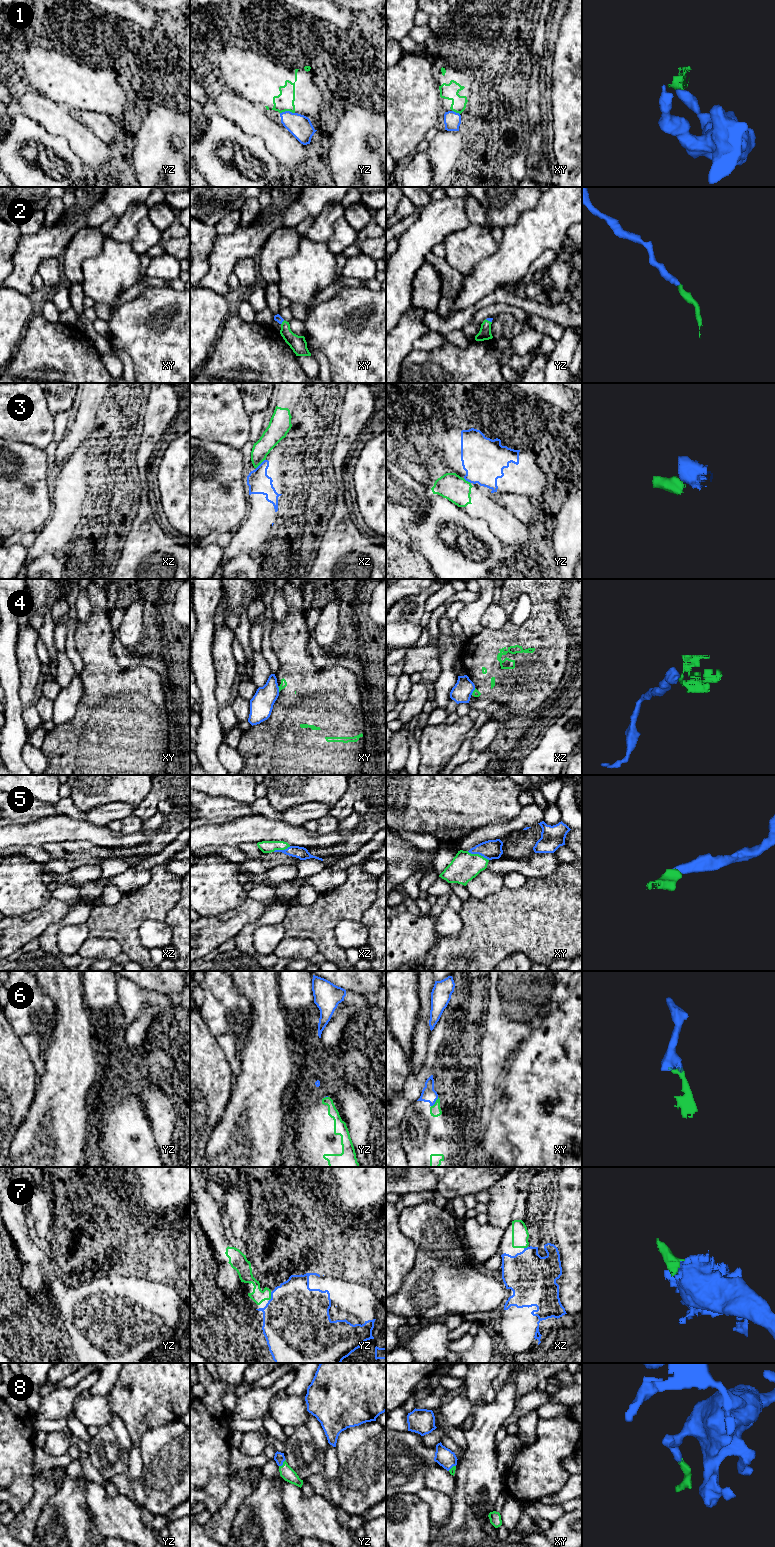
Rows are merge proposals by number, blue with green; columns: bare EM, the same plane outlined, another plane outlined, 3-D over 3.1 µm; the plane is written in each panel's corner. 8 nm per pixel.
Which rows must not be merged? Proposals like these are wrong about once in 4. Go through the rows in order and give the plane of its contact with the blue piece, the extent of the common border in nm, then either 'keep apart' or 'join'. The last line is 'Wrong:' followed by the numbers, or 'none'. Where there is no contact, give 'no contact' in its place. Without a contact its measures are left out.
1: contact in yz; length 120 nm; keep apart
2: contact in xy; length 50 nm; join
3: contact in xz; length 110 nm; keep apart
4: contact in xy; length 50 nm; keep apart
5: contact in xy; length 190 nm; join
6: contact in xy; length 100 nm; join
7: contact in yz; length 70 nm; join
8: contact in yz; length 80 nm; join
Wrong: 1, 3, 4

